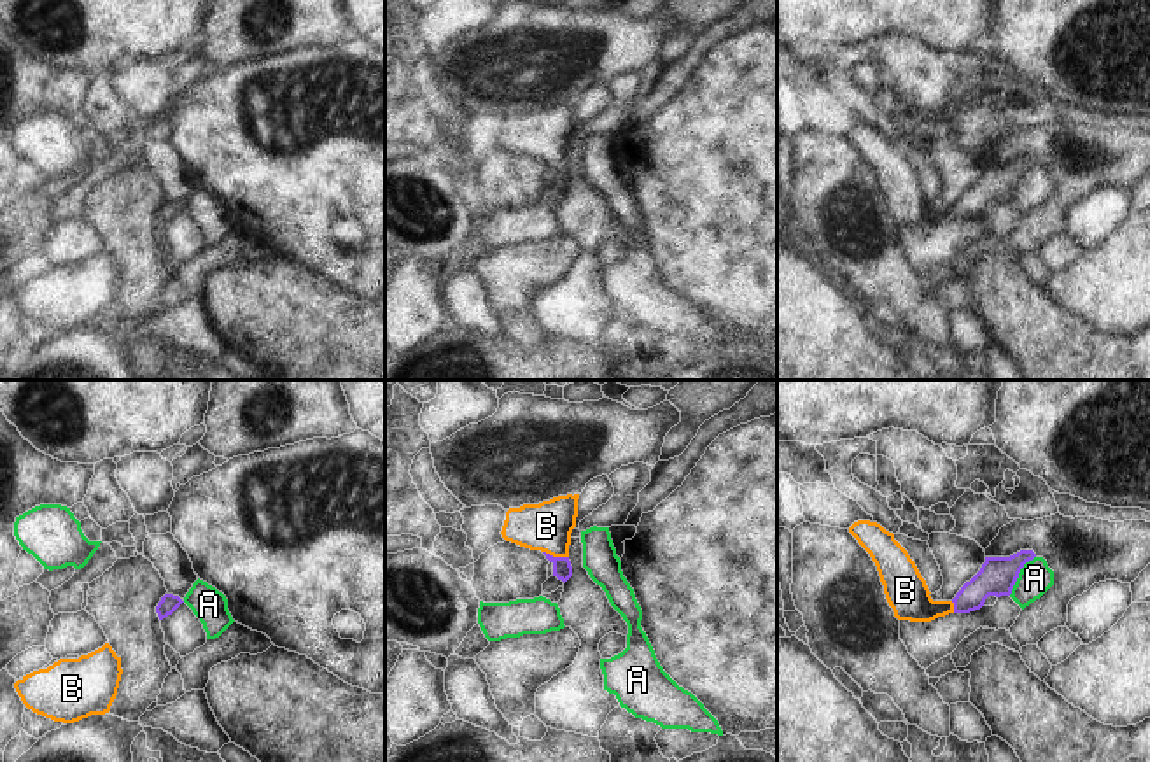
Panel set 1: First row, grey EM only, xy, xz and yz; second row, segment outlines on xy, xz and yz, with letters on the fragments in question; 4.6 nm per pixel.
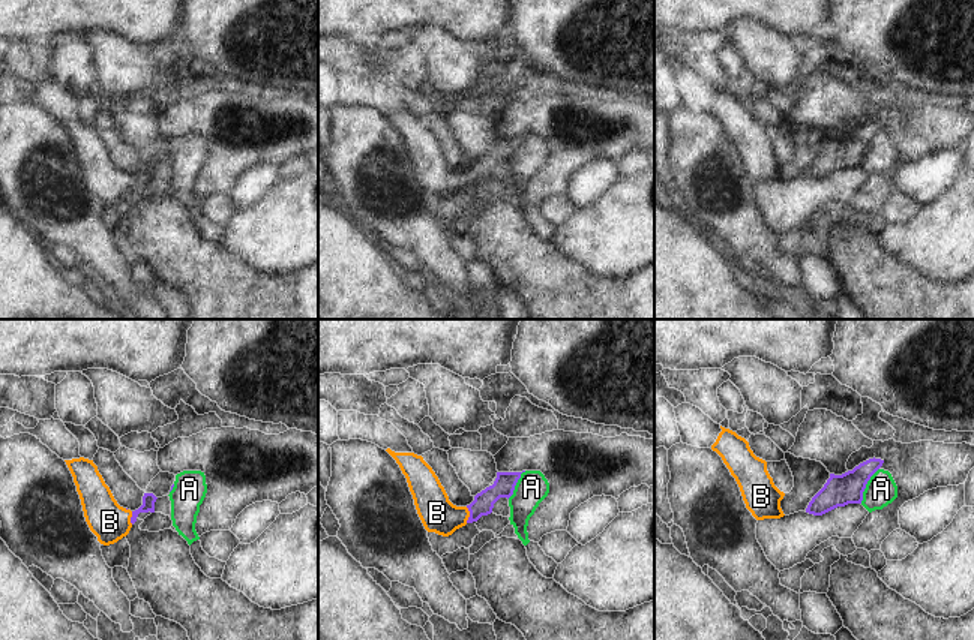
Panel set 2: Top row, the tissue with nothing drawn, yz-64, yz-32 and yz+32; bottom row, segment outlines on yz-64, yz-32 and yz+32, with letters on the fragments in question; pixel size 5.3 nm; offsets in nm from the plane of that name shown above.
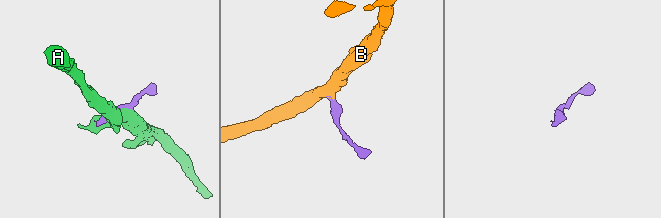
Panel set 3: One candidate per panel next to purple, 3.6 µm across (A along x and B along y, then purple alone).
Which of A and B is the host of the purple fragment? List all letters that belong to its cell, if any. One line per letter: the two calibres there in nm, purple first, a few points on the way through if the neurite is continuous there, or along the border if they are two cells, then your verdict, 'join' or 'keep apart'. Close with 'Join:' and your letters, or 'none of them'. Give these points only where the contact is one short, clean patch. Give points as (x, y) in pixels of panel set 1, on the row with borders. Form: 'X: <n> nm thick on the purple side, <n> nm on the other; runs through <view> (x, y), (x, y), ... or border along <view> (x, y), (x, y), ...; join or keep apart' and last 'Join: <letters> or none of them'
A: 170 nm thick on the purple side, 160 nm on the other; keep apart
B: 90 nm thick on the purple side, 220 nm on the other; runs through xz (562, 570), (555, 557), (553, 538), (546, 526); join
Join: B

